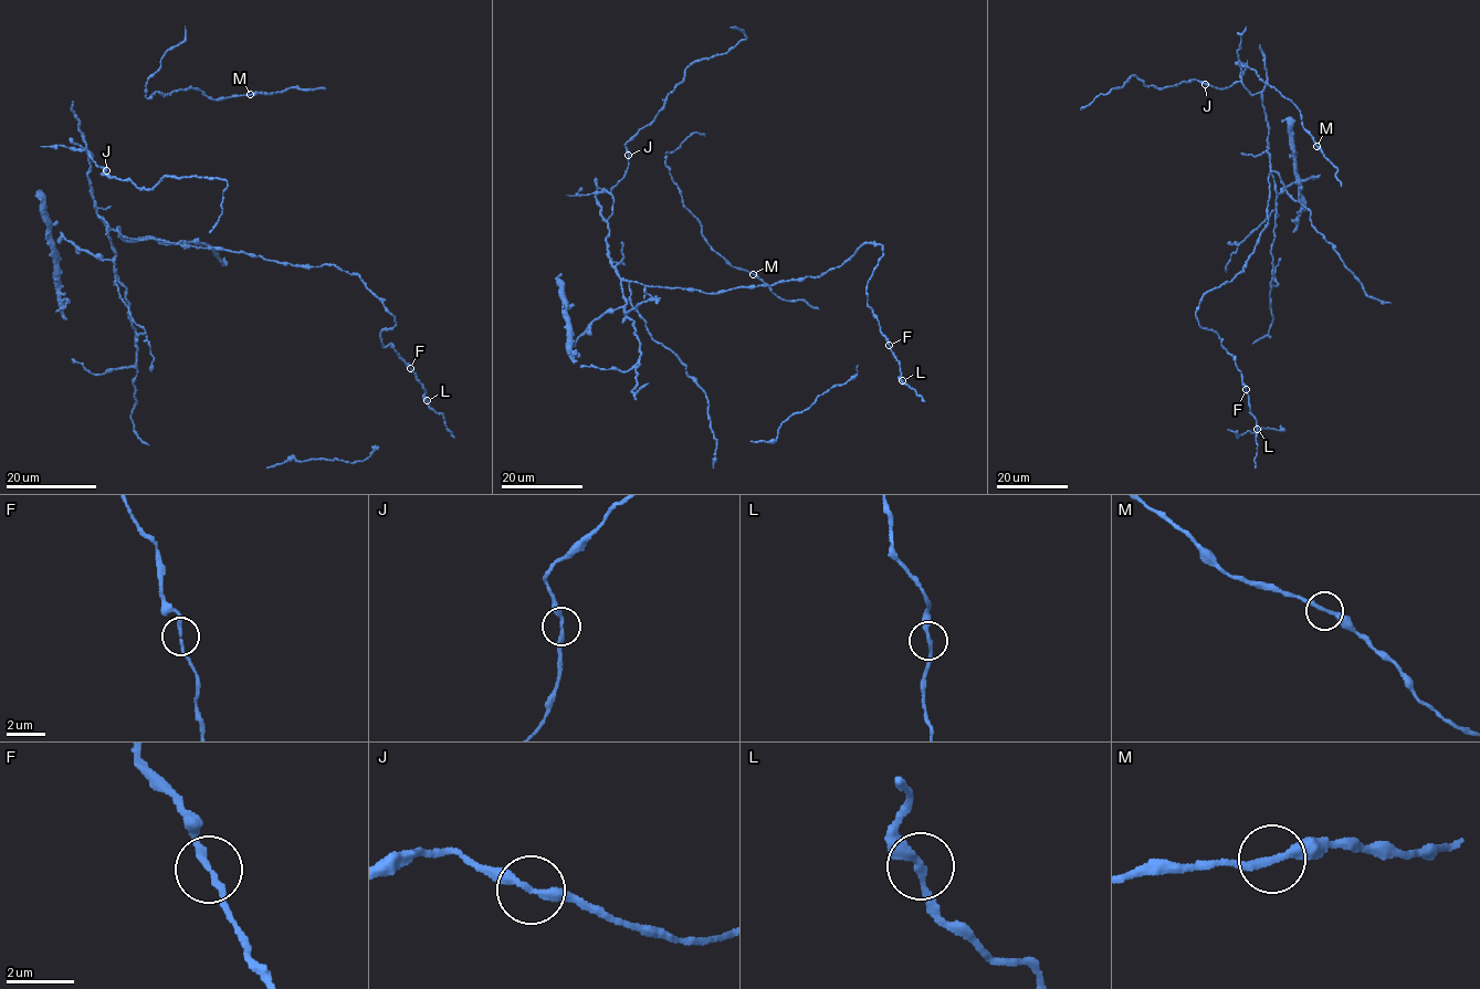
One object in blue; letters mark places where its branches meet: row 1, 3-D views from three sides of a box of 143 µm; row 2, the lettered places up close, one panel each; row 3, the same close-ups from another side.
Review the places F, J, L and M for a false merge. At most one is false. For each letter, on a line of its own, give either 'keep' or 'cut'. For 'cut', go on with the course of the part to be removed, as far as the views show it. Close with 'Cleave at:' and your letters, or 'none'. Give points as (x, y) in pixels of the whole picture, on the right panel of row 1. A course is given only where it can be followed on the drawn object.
F: keep
J: keep
L: keep
M: keep
Cleave at: none

